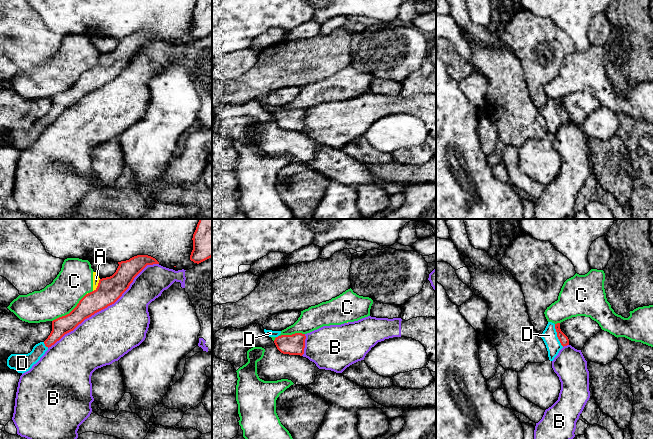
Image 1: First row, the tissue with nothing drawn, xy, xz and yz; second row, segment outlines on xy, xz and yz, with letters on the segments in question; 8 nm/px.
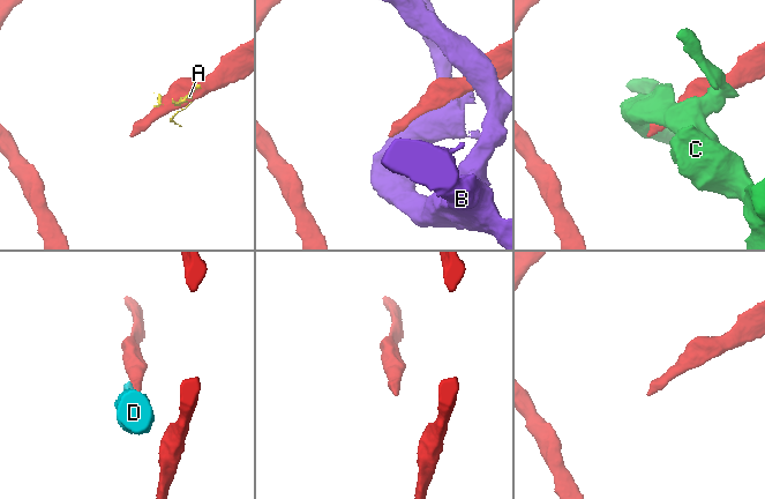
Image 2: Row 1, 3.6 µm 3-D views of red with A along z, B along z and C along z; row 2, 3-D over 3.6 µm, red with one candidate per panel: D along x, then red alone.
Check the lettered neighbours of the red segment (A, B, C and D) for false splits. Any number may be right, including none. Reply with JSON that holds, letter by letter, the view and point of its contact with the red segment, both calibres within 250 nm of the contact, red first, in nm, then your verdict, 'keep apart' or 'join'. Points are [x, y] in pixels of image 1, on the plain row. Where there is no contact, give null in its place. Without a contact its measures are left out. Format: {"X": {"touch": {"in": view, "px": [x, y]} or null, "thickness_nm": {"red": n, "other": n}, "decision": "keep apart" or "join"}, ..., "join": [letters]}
{"A": {"touch": {"in": "xy", "px": [98, 61]}, "thickness_nm": {"red": 200, "other": 50}, "decision": "keep apart"}, "B": {"touch": {"in": "xy", "px": [105, 83]}, "thickness_nm": {"red": 200, "other": 400}, "decision": "keep apart"}, "C": {"touch": {"in": "xy", "px": [71, 87]}, "thickness_nm": {"red": 170, "other": 280}, "decision": "keep apart"}, "D": {"touch": {"in": "yz", "px": [557, 111]}, "thickness_nm": {"red": 70, "other": 120}, "decision": "join"}, "join": ["D"]}

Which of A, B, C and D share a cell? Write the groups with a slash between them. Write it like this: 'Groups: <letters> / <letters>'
Groups: A C / B / D

